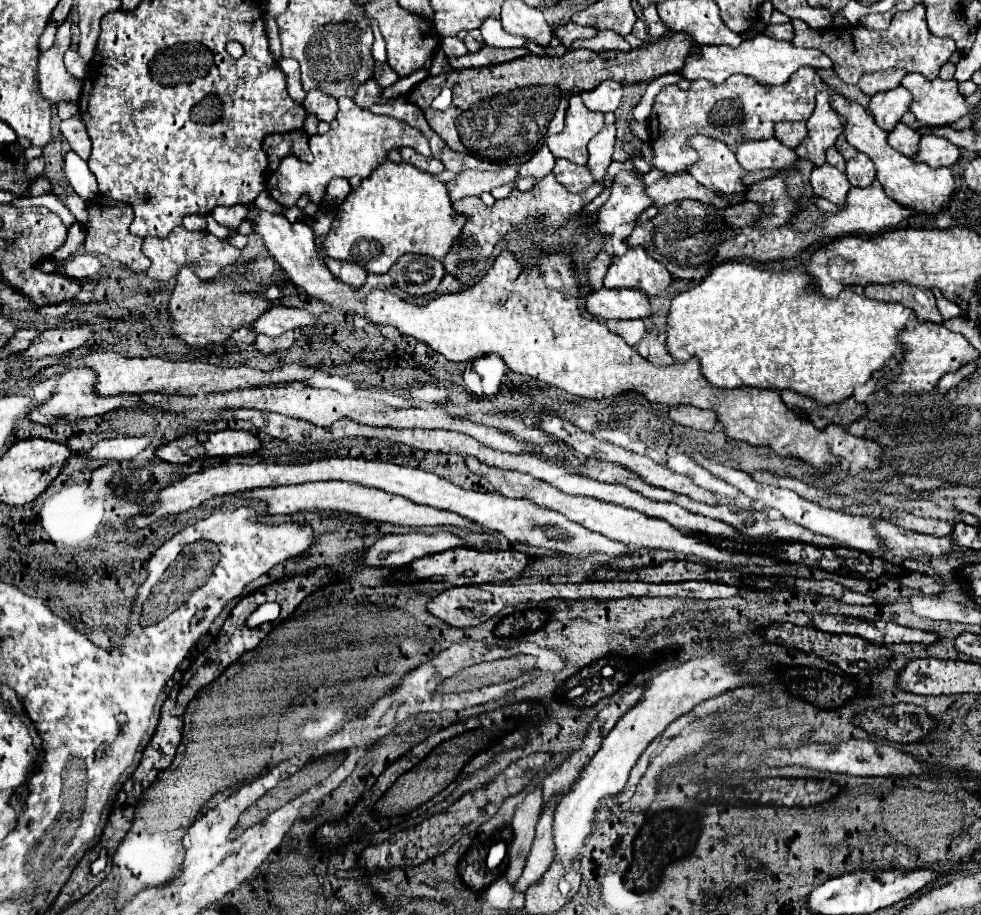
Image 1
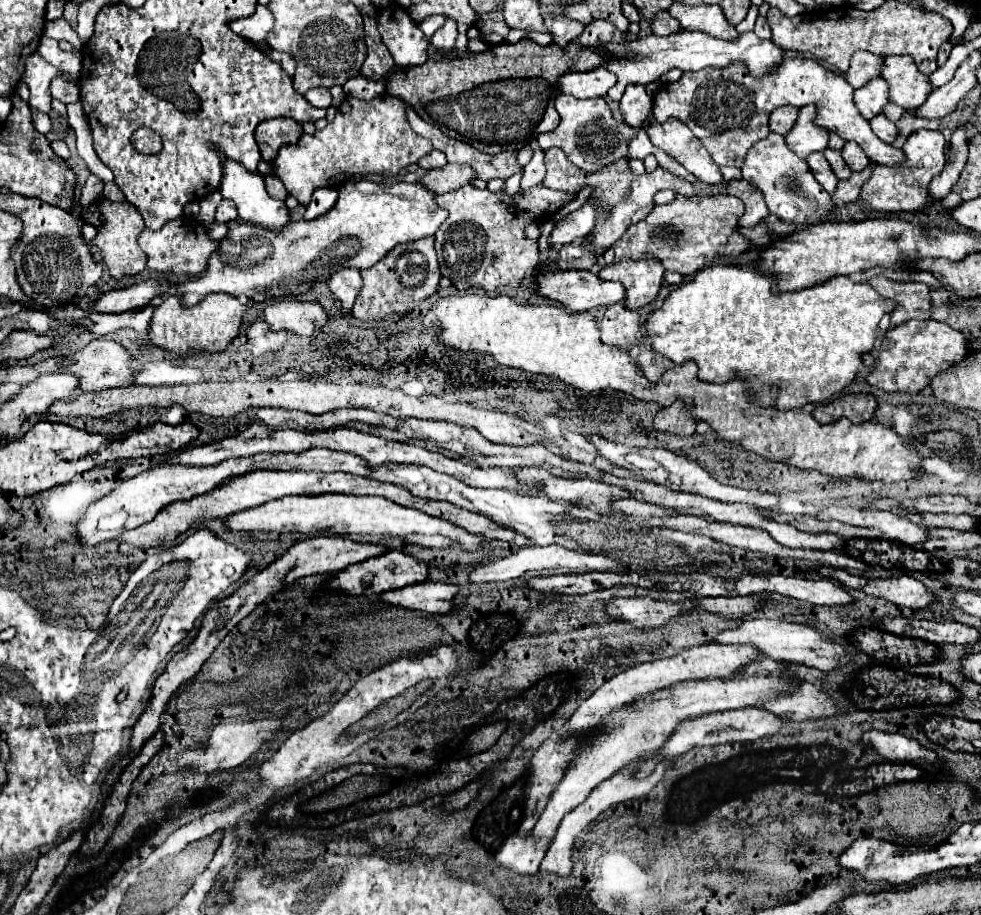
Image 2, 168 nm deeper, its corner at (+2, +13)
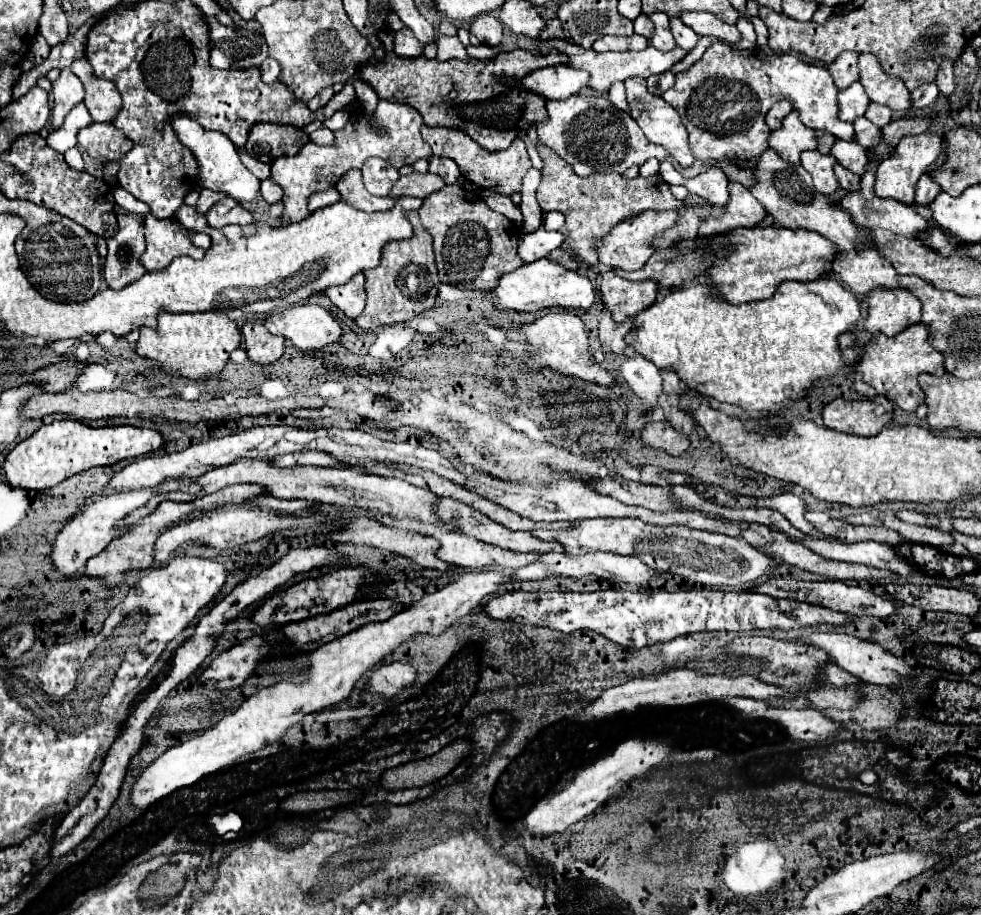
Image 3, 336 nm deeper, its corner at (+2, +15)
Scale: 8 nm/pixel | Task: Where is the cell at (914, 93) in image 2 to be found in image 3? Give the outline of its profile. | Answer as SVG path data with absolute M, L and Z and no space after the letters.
M873 53L859 55L859 69L859 81L863 83L871 101L883 103L901 113L911 109L911 93L909 89L905 89L905 83L897 81L897 77L889 77L889 73L881 69L881 63L877 61L877 57L873 57Z

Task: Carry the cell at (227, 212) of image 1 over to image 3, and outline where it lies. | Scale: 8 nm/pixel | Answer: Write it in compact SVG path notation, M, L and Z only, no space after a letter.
M225 197L217 205L213 205L205 217L207 217L207 223L215 229L221 229L231 223L237 223L237 225L253 223L253 215L247 209L243 209L235 199L229 199L229 197Z

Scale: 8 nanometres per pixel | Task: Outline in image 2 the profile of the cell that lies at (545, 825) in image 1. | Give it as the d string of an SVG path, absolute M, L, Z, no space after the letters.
M763 659L761 663L753 663L741 679L731 679L729 683L721 679L709 679L709 681L687 681L687 683L677 683L669 689L655 691L647 695L645 699L637 701L635 705L621 707L613 711L613 721L607 729L599 731L593 735L593 747L583 747L581 755L573 759L573 767L565 773L565 779L557 785L555 793L551 795L545 811L541 813L537 825L533 827L533 837L535 839L553 839L555 829L559 827L561 819L573 811L587 795L599 787L605 779L613 777L621 769L625 769L629 763L647 757L649 751L657 751L661 743L673 733L673 727L681 719L689 719L693 715L705 715L709 711L725 711L725 709L741 709L749 705L761 705L773 697L779 695L789 695L795 687L801 685L799 679L787 675L789 661L777 661L777 659Z

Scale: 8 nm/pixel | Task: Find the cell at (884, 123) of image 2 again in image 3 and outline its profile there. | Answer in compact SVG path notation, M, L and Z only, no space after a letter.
M859 117L857 121L853 121L853 125L855 125L855 141L863 149L869 149L869 147L877 145L883 139L881 127L877 127L875 123L871 123L867 117Z

